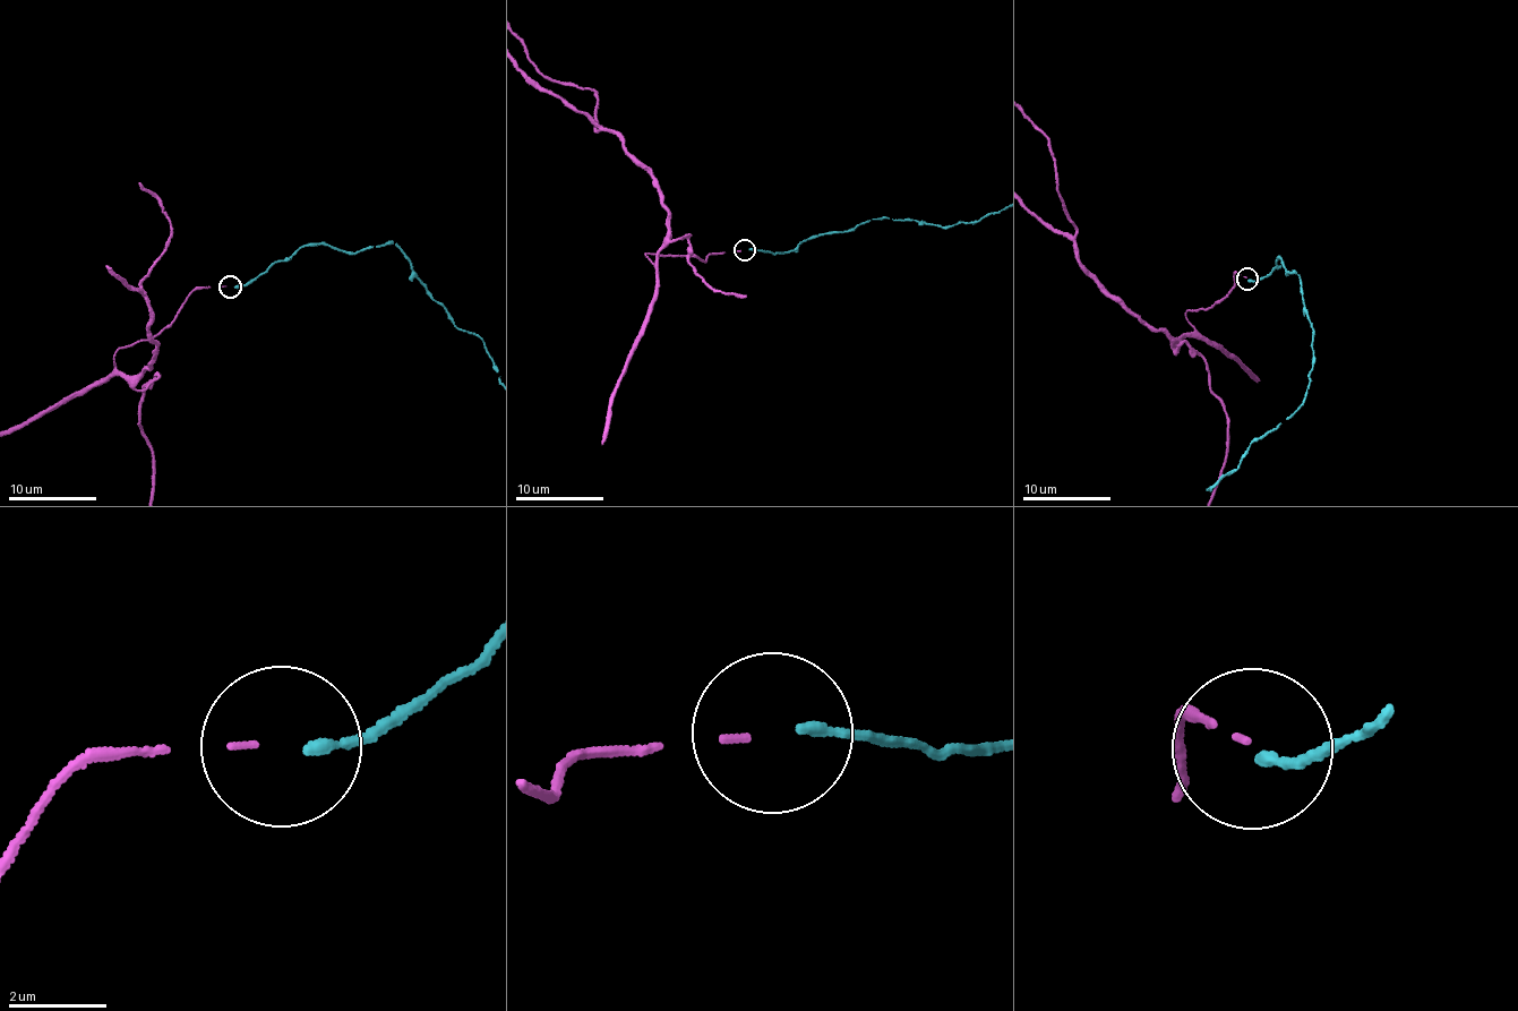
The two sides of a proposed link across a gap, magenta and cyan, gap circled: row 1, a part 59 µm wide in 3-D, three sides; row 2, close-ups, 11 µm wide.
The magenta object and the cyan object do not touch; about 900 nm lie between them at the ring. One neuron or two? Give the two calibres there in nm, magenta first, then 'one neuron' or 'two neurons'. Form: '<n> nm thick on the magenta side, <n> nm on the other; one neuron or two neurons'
100 nm thick on the magenta side, 200 nm on the other; one neuron

